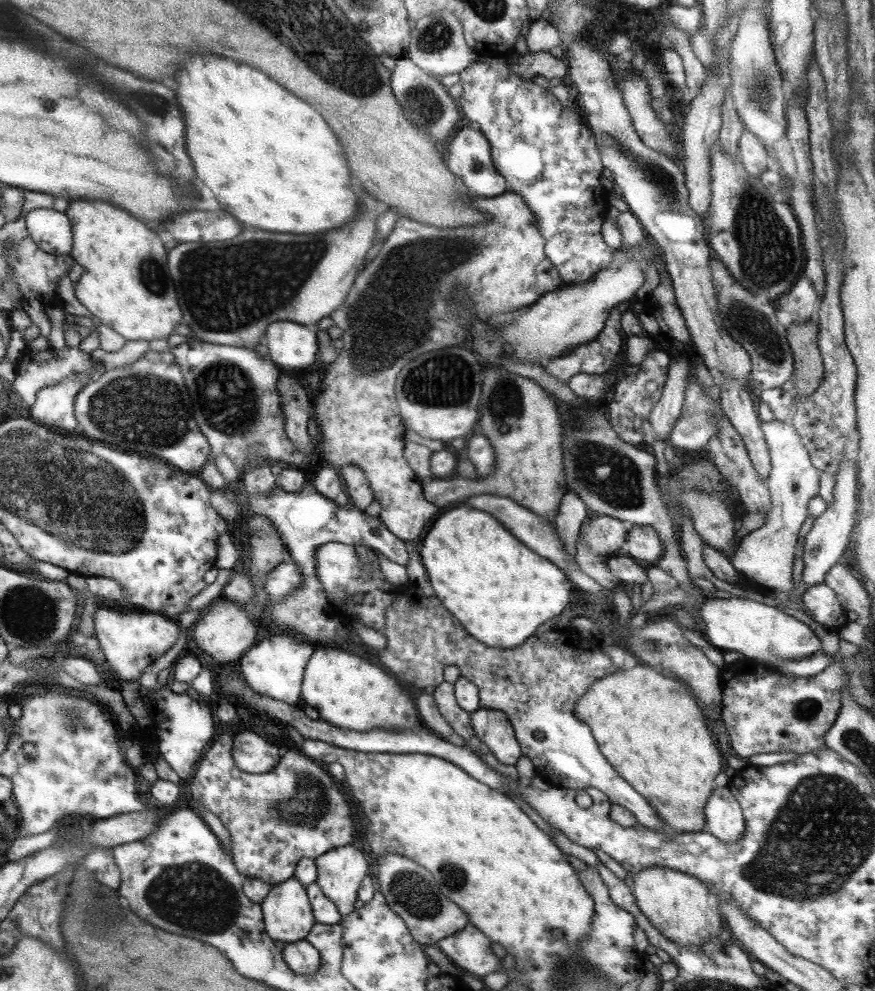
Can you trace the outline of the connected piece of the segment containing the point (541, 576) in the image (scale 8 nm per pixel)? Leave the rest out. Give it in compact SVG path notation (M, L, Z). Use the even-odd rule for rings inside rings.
M459 506L441 514L425 534L419 554L435 596L447 612L459 620L465 632L487 646L510 649L521 644L541 622L557 616L569 602L570 582L553 564L529 552L487 512L469 506Z

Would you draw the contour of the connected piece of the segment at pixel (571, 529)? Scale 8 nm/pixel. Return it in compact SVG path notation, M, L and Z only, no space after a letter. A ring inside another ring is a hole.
M566 492L560 498L553 521L559 542L563 545L563 552L567 556L575 556L576 539L586 519L587 507L584 502L574 492Z

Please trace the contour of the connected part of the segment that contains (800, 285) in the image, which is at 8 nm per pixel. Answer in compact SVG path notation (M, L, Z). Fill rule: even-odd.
M801 276L787 290L781 308L776 311L777 321L783 327L801 322L815 315L818 298L812 282Z

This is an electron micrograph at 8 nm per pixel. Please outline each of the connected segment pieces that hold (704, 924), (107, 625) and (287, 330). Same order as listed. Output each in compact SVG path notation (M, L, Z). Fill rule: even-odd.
M650 866L640 868L633 873L633 893L637 908L647 918L653 928L659 931L661 936L668 938L675 944L689 947L691 945L702 945L711 940L715 942L720 930L725 929L719 911L714 905L708 888L694 876L673 870L672 868Z
M98 608L93 612L94 637L99 641L104 661L123 681L136 681L143 668L163 656L179 638L179 625L175 619L159 613L142 611L131 614L117 614L109 609Z
M273 321L267 325L263 341L276 365L310 370L312 364L317 364L318 341L313 327Z

